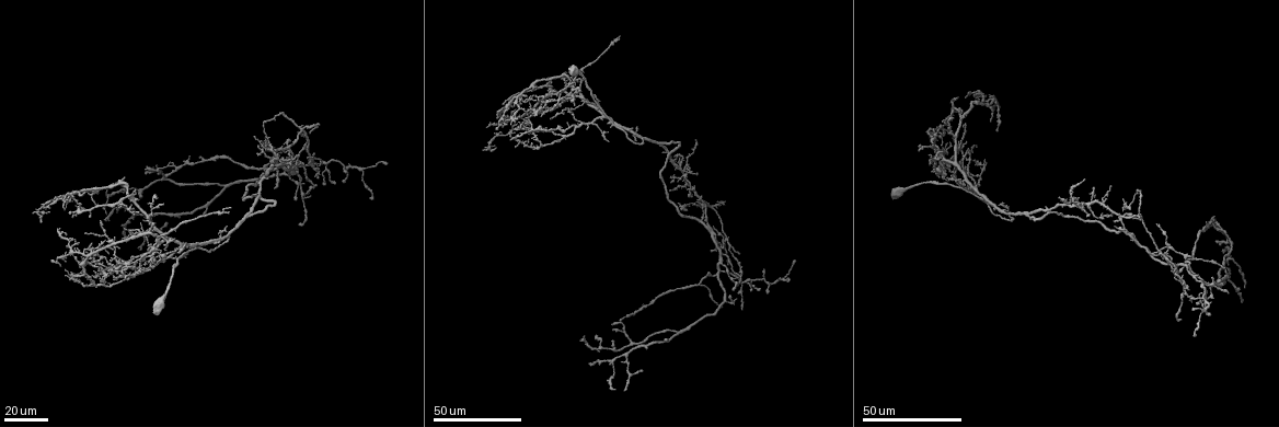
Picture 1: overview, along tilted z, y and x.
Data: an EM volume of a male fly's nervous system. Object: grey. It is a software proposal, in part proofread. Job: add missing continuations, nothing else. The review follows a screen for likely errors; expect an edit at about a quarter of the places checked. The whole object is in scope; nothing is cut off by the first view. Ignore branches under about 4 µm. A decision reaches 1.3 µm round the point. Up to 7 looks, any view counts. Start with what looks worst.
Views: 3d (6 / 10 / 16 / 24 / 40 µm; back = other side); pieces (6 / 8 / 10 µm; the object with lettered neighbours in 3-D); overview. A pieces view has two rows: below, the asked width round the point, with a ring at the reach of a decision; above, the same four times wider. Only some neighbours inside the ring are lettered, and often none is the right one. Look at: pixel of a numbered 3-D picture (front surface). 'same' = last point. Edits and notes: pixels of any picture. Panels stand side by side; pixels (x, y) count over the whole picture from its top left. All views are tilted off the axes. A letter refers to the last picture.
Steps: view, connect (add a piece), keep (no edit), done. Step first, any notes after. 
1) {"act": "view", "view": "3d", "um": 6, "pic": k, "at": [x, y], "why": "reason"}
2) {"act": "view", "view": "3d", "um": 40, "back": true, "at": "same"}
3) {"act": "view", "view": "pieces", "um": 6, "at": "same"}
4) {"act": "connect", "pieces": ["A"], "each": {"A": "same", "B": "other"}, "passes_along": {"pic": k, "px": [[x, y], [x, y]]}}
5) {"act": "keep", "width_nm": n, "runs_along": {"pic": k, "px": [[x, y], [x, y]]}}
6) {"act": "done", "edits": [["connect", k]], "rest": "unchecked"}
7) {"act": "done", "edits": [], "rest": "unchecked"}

{"act": "view", "view": "3d", "um": 40, "pic": 1, "at": [1115, 225], "why": "an open end"}

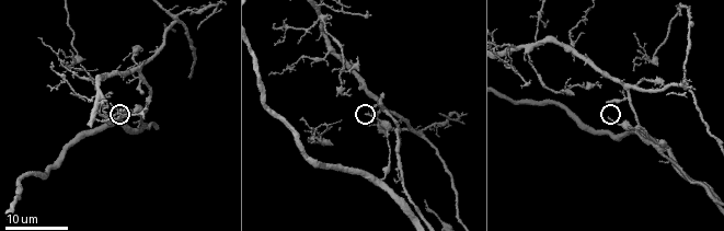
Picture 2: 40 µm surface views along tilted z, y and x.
{"act": "view", "view": "pieces", "um": 10, "pic": 2, "at": [367, 112], "why": "what lies round it"}

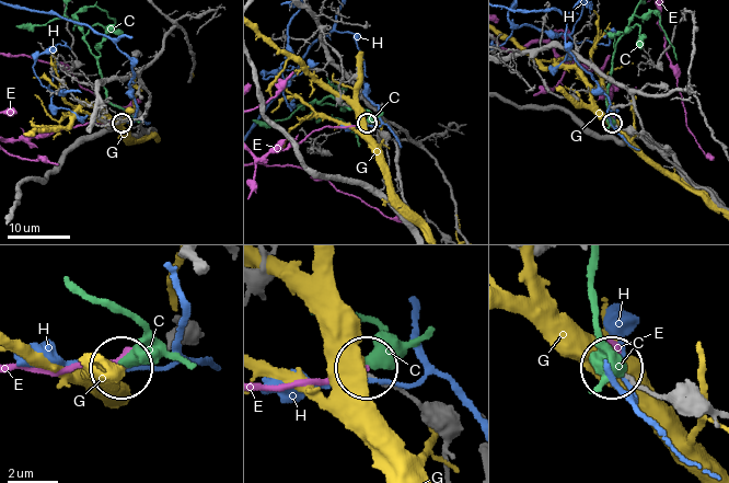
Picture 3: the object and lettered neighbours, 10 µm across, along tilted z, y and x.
{"act": "keep", "each": {"C": "other", "E": "other", "G": "other", "H": "other"}, "found": "none of them fits"}

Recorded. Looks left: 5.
{"act": "view", "view": "3d", "um": 24, "pic": 1, "at": [130, 230], "why": "free end"}

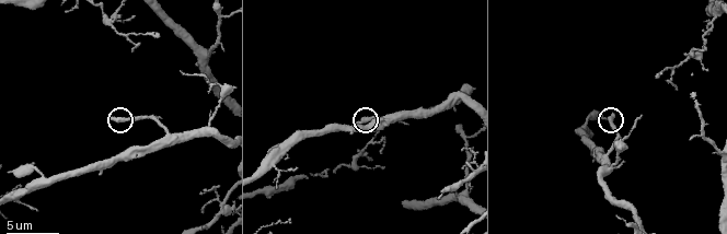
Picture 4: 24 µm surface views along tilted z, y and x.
{"act": "view", "view": "pieces", "um": 10, "pic": 4, "at": [113, 119], "why": "what lies round it"}

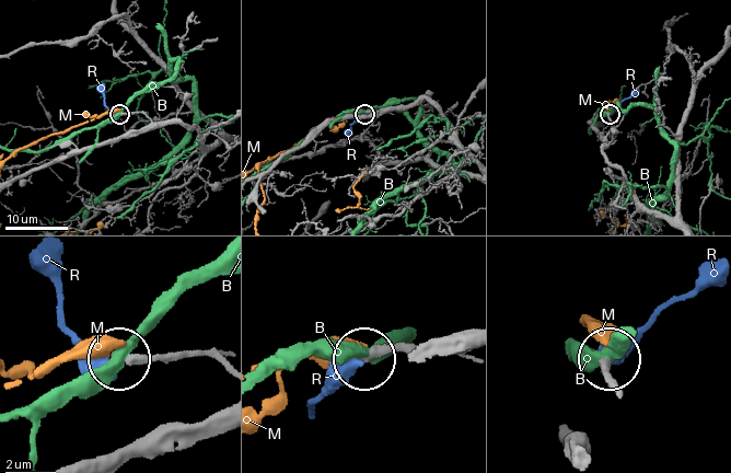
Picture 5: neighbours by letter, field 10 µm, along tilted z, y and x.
{"act": "keep", "each": {"B": "other", "M": "other", "R": "other"}, "runs_along": {"pic": 5, "px": [[221, 366], [207, 356], [123, 357]]}, "found": "no lettered piece goes on from it"}

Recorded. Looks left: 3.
{"act": "view", "view": "3d", "um": 24, "pic": 1, "at": [68, 213], "why": "end of a long branch"}

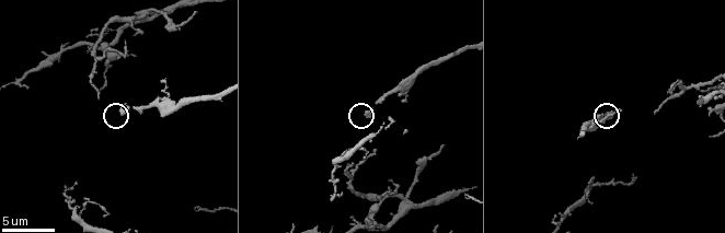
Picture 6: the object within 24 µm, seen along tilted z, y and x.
{"act": "view", "view": "pieces", "um": 10, "pic": 6, "at": [367, 116], "why": "what lies round it"}

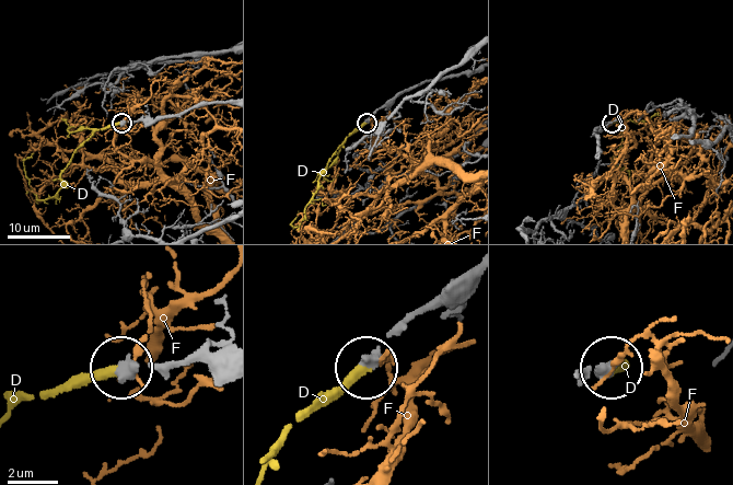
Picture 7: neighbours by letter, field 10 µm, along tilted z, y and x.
{"act": "connect", "pieces": ["D"], "each": {"D": "same", "F": "other"}, "passes_along": {"pic": 7, "px": [[139, 119], [95, 131], [73, 154], [58, 192]]}, "found": "it goes on there"}

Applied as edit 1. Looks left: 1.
{"act": "done", "edits": [["connect", 7]], "rest": "unchecked"}

